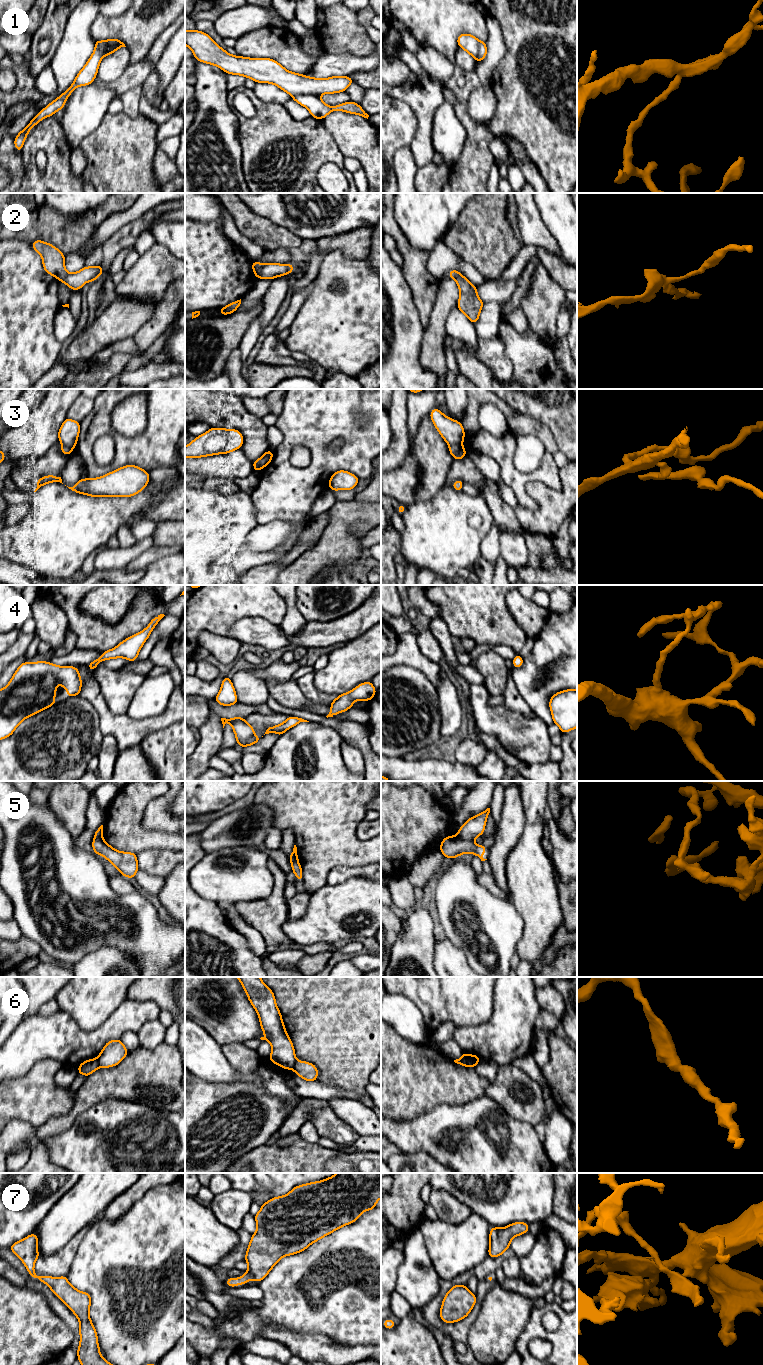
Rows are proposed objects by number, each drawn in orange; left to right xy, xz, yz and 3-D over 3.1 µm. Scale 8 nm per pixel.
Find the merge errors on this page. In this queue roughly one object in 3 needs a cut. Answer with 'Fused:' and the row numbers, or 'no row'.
Fused: 1, 2, 6

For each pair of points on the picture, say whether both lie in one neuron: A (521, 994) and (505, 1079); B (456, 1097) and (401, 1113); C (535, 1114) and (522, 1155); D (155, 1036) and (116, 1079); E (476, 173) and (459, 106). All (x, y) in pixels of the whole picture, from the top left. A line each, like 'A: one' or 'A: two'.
A: two
B: one
C: two
D: two
E: one

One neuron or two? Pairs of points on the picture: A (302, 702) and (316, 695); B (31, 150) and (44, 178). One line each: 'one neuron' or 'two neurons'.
A: two neurons
B: one neuron

